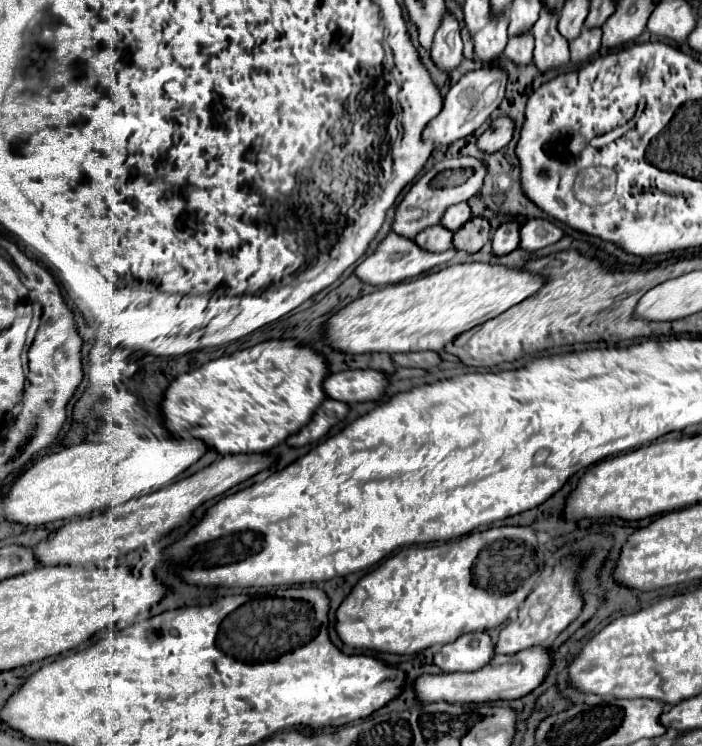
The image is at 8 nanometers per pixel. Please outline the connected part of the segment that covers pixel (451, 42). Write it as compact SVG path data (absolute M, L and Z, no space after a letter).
M444 11L440 27L432 39L432 59L434 63L444 69L452 71L462 61L462 39L460 39L460 23L452 11Z

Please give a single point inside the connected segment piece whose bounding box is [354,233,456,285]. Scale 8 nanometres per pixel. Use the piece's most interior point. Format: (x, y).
(397, 258)

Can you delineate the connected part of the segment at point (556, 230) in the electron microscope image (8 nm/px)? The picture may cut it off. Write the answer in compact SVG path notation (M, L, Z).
M528 219L526 225L522 225L520 247L526 251L538 251L560 241L562 235L564 231L548 219Z

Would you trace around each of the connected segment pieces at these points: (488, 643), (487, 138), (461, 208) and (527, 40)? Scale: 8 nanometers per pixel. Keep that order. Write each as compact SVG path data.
M474 631L470 635L460 635L448 645L442 645L434 655L434 663L446 673L470 673L490 663L492 655L494 641L490 635L486 631Z
M498 117L490 123L490 129L478 137L478 147L486 153L494 153L512 141L514 121L510 117Z
M456 203L446 211L446 215L442 217L440 223L444 227L450 227L450 231L458 231L470 217L472 217L470 205L468 203Z
M526 31L522 35L510 37L504 53L518 65L528 65L532 61L532 51L534 51L534 37L530 31Z

